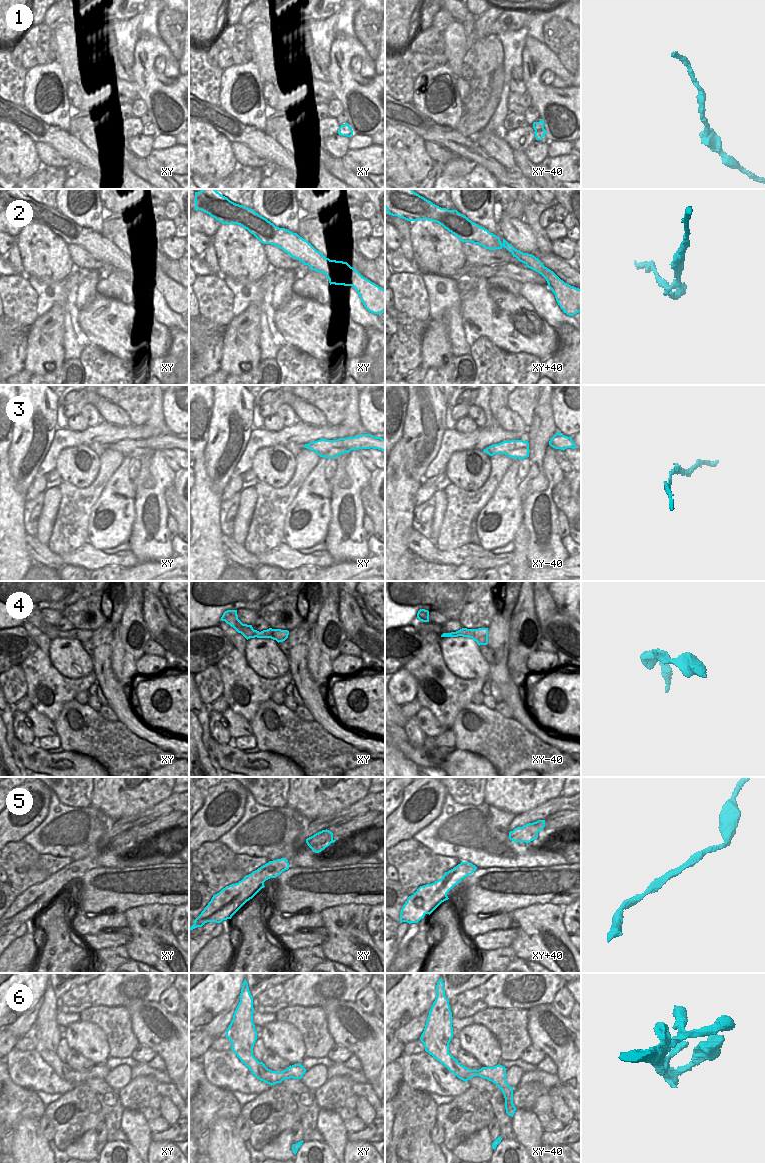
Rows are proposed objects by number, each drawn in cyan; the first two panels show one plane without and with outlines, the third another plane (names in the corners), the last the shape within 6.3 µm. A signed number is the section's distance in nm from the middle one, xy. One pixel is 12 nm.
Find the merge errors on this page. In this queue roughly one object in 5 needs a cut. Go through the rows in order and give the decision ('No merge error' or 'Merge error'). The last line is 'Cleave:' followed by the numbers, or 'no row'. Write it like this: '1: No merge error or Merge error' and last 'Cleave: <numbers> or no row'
1: No merge error
2: Merge error
3: No merge error
4: No merge error
5: No merge error
6: No merge error
Cleave: 2.

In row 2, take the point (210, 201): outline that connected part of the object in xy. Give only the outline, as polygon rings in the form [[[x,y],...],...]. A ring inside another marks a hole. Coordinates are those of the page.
[[[202,189],[199,192],[195,192],[195,210],[201,210],[209,214],[222,224],[237,224],[242,226],[253,234],[261,243],[279,247],[292,258],[301,261],[303,265],[308,265],[311,270],[325,274],[330,285],[334,284],[334,273],[330,268],[330,262],[336,260],[330,260],[329,258],[324,257],[322,253],[317,251],[307,240],[300,237],[297,233],[275,226],[266,218],[256,213],[253,209],[230,201],[215,189]]]

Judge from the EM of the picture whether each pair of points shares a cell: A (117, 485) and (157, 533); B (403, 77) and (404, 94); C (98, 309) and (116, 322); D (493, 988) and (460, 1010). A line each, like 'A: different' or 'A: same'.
A: different
B: same
C: same
D: same

